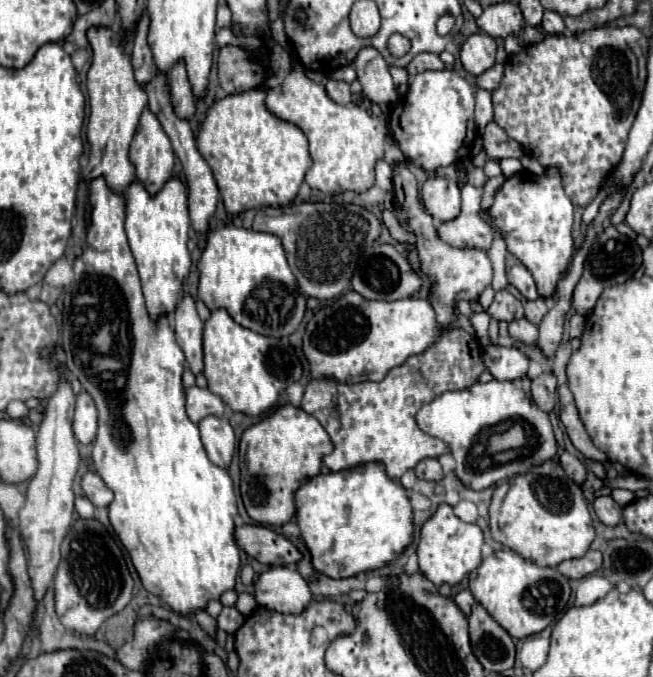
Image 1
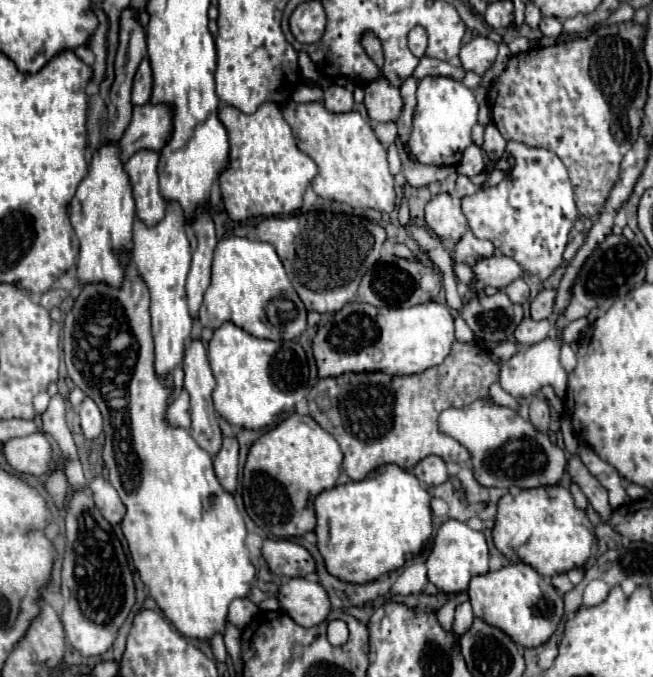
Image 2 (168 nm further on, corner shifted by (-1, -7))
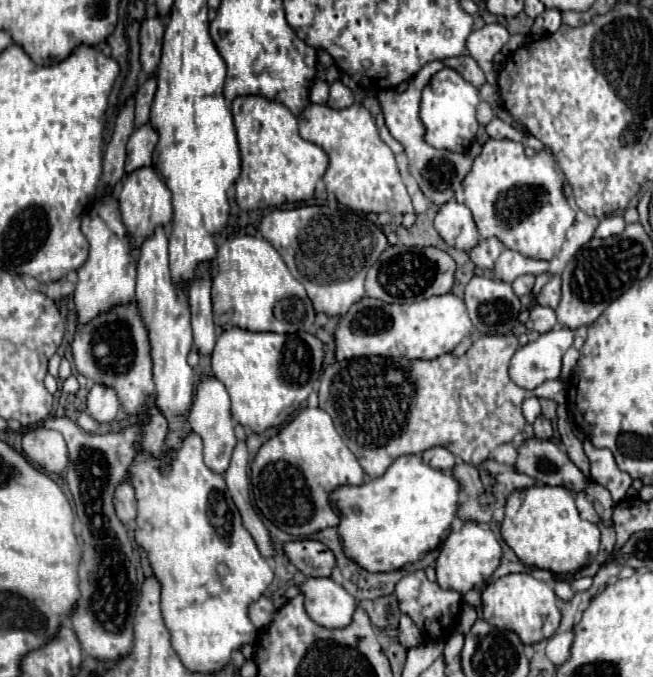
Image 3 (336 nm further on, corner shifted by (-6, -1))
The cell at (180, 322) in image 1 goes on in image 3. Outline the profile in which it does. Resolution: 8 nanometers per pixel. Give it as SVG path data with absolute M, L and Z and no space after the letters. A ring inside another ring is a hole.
M205 377L195 393L195 403L193 409L189 413L189 425L191 431L197 433L203 439L203 457L205 457L205 465L209 469L213 469L215 473L225 473L225 469L229 467L231 461L231 453L233 447L237 445L235 439L235 431L233 431L233 419L231 419L231 405L229 405L229 395L225 391L225 385L215 379L215 377Z

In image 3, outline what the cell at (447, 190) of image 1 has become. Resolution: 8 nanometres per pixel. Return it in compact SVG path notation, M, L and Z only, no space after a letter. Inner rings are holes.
M449 201L439 209L435 229L443 241L455 249L469 251L479 241L479 233L469 209L457 201Z

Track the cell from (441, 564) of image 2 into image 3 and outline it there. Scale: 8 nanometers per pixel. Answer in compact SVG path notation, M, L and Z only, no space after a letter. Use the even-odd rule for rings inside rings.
M465 523L461 531L451 531L441 547L441 553L437 557L437 567L435 567L437 583L441 585L441 589L453 589L465 595L469 589L477 587L489 575L493 575L493 571L499 567L501 557L503 557L503 549L491 529L485 529L479 523Z

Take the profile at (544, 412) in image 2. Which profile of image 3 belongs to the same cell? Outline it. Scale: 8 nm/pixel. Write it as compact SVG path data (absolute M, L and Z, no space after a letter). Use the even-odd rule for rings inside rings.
M537 417L537 421L533 423L533 429L535 429L537 439L551 439L551 435L553 435L551 423L545 417Z

